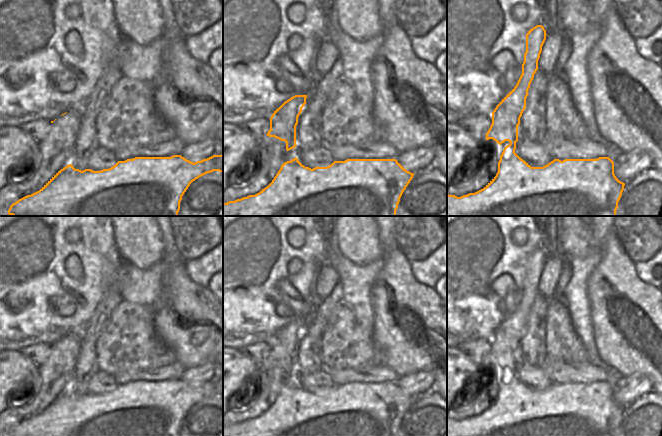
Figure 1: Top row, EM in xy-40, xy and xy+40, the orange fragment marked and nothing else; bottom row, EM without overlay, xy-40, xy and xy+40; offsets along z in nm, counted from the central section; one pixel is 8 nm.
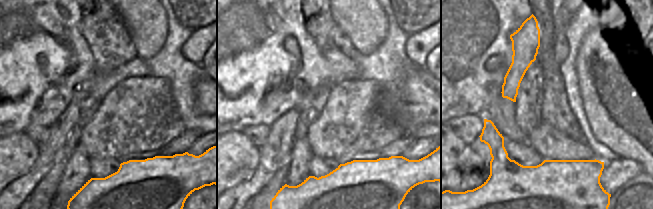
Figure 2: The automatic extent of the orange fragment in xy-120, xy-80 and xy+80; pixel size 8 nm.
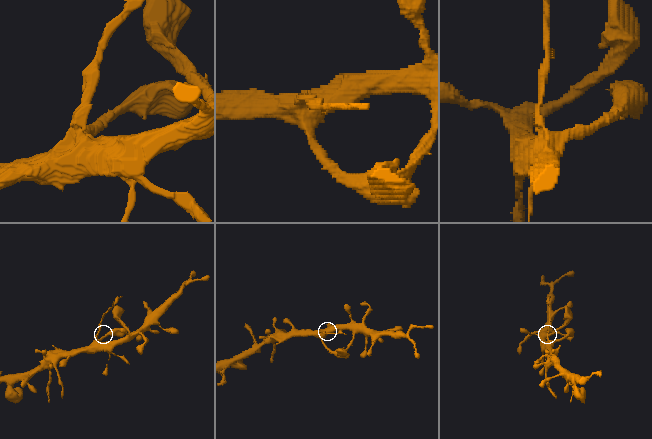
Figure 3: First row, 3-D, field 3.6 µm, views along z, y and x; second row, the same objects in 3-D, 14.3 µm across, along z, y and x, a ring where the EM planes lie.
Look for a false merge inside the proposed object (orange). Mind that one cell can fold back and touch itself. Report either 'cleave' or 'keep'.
cleave

